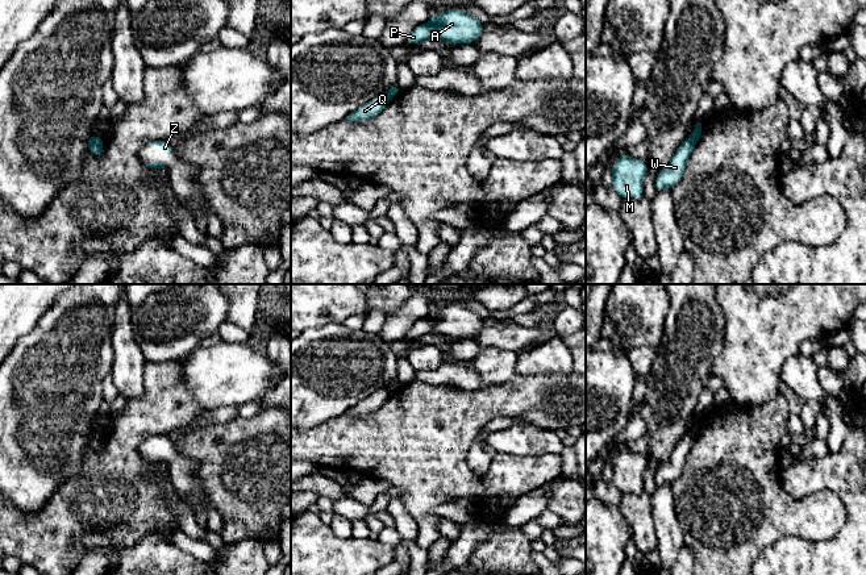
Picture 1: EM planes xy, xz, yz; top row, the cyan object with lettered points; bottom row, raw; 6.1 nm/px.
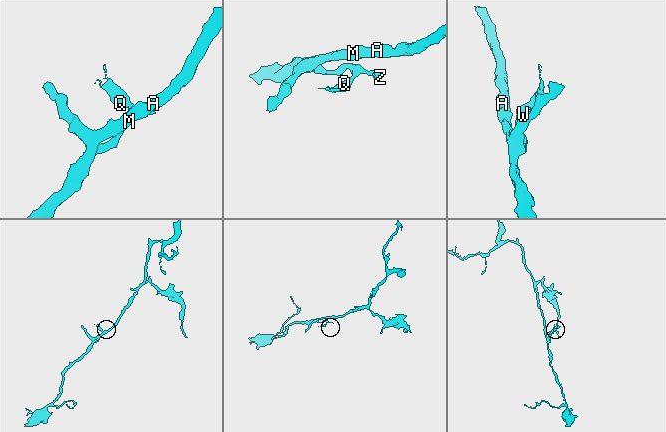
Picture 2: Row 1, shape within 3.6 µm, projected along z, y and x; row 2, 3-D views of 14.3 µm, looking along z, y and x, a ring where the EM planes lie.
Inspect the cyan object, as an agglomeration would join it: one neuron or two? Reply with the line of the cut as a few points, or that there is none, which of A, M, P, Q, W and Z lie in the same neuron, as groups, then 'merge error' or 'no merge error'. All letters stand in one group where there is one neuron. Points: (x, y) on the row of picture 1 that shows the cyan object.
cut in xz along (387, 91), (392, 96); A M P W Z / Q; merge error

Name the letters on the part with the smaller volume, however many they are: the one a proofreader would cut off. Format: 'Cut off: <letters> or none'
Cut off: Q

